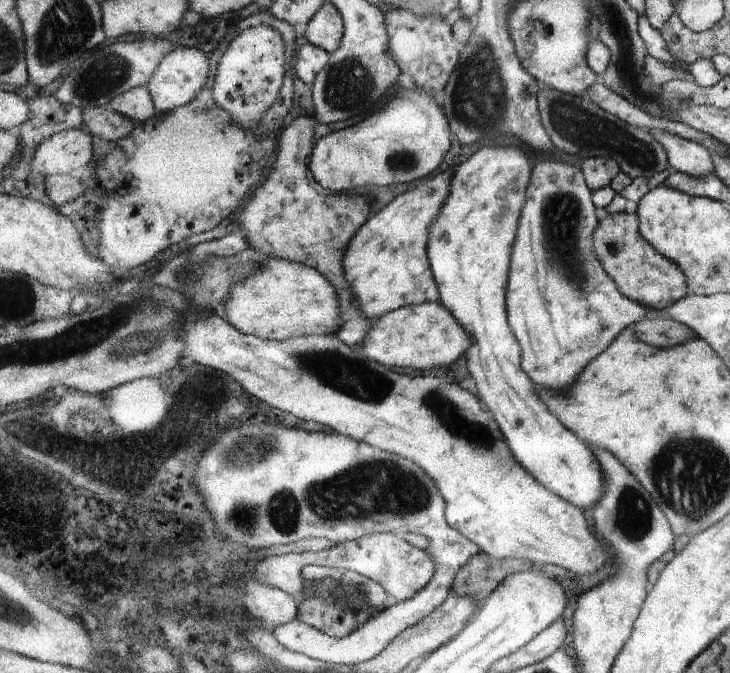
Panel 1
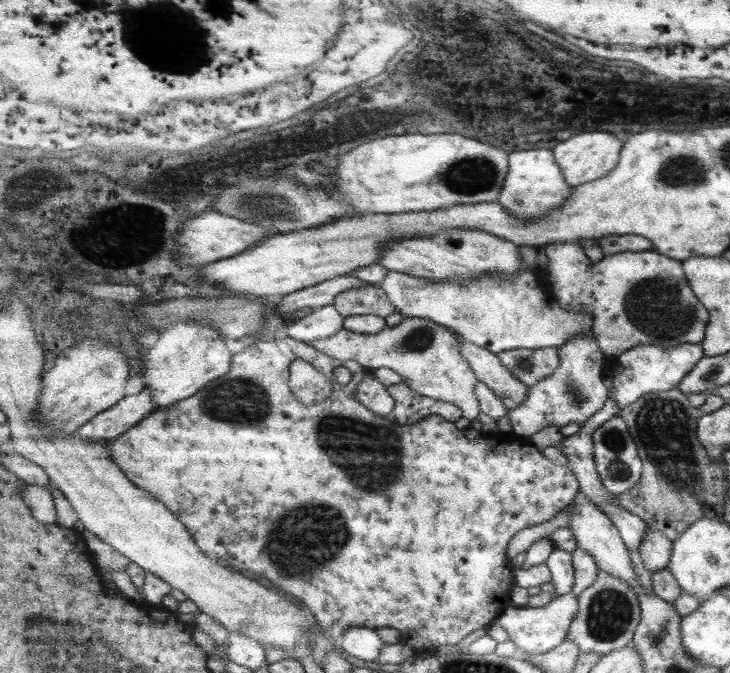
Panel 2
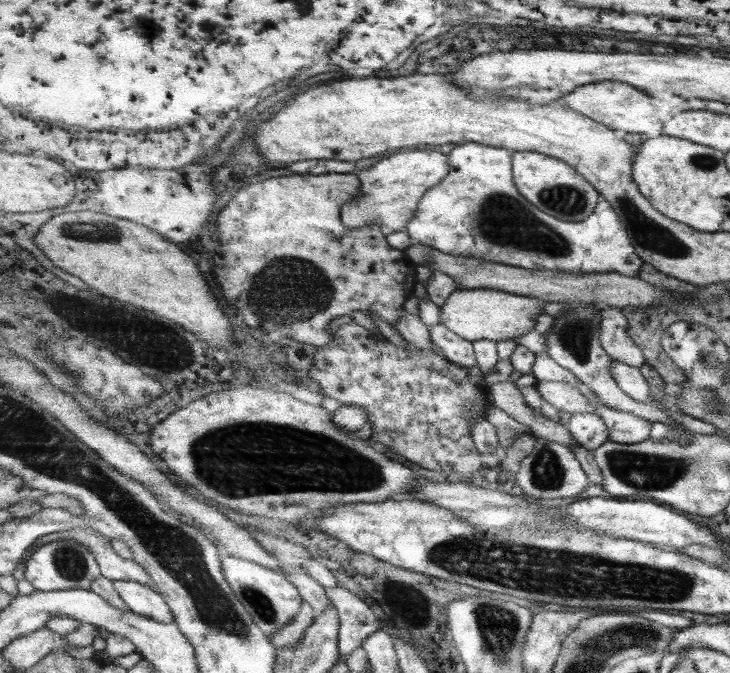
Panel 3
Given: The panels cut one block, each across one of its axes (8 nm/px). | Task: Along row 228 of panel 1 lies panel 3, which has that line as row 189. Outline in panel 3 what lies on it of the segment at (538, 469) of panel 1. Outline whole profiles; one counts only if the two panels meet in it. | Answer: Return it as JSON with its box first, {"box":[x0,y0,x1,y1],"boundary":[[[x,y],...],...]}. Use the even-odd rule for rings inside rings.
{"box":[406,142,644,277],"boundary":[[[479,142],[456,145],[448,154],[450,173],[445,182],[432,186],[422,198],[415,218],[406,231],[417,244],[426,244],[431,250],[437,249],[445,254],[482,258],[501,264],[509,262],[507,256],[521,260],[515,264],[529,270],[560,270],[573,274],[619,273],[628,277],[639,277],[644,260],[631,242],[626,224],[615,212],[614,206],[605,198],[599,201],[591,217],[583,222],[566,222],[554,215],[533,206],[518,189],[514,181],[514,155],[510,149],[485,146]]]}

